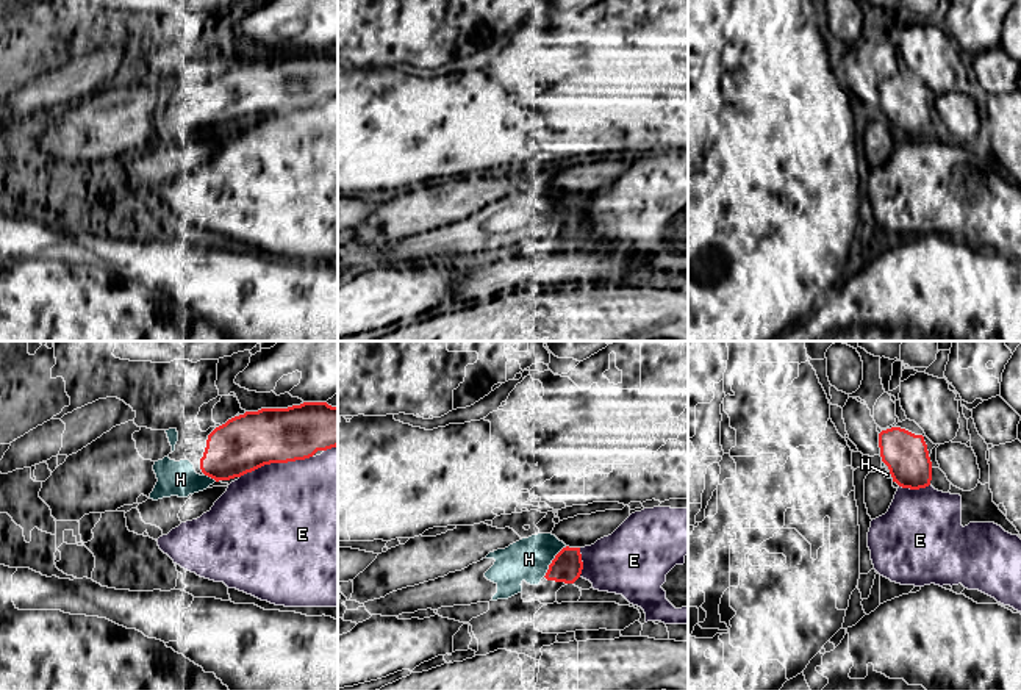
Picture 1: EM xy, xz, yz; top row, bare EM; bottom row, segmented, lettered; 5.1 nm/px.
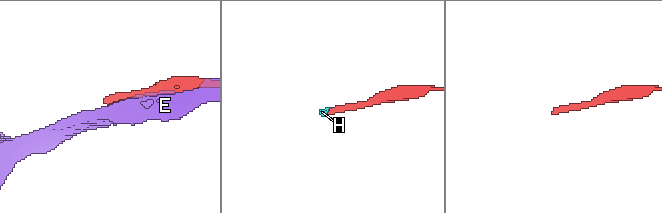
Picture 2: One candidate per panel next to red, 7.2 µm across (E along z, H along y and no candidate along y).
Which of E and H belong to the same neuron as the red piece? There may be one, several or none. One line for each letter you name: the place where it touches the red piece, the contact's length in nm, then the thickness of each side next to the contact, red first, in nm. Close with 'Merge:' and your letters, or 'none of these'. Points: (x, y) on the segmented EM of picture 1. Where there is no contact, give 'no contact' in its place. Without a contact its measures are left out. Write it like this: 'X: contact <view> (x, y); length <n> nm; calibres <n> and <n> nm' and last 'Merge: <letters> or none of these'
H: contact xz (552, 560); length 200 nm; calibres 160 and 220 nm
Merge: H

